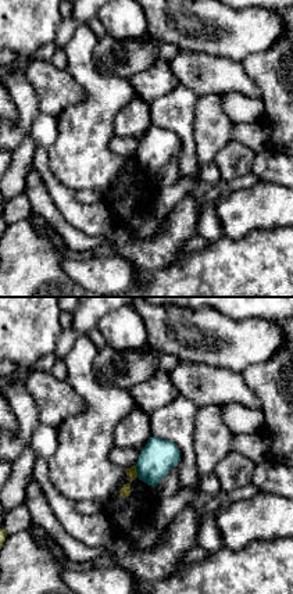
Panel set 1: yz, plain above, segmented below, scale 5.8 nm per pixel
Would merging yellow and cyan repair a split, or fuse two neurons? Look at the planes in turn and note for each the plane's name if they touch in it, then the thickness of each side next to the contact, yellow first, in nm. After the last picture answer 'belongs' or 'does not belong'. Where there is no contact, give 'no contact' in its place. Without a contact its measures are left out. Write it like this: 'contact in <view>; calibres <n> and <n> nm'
contact in yz; calibres 60 and 200 nm

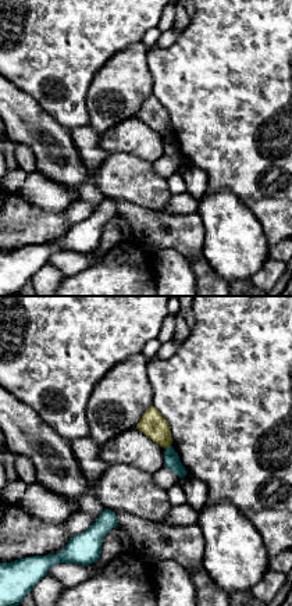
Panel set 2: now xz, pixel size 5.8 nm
contact in xz; calibres 150 and 100 nm

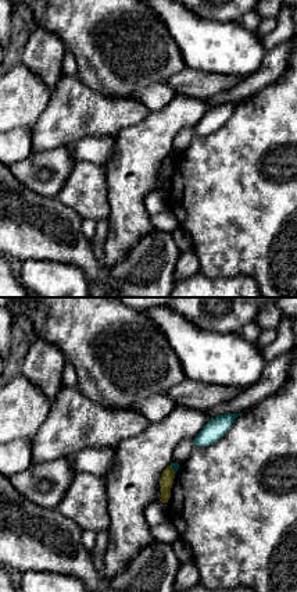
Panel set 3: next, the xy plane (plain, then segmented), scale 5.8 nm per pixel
contact in xy; calibres 80 and 50 nm

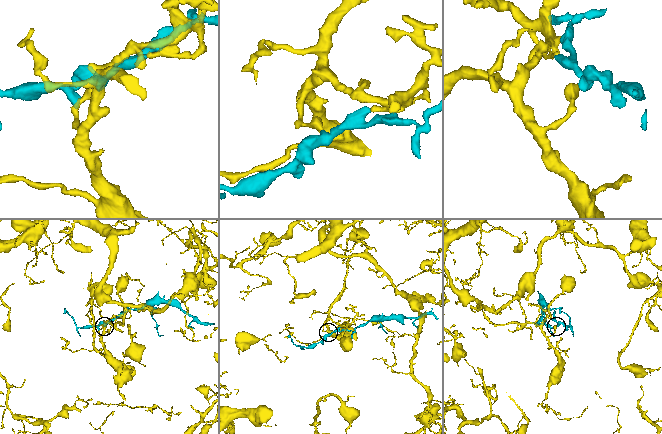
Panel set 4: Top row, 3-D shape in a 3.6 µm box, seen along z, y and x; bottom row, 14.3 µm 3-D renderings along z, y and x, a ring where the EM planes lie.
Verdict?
does not belong

